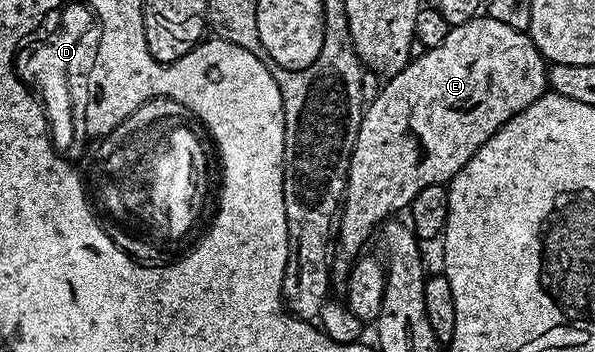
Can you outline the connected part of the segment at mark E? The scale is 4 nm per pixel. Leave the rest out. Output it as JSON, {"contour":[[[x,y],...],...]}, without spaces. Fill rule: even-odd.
{"contour":[[[478,17],[476,19],[468,19],[465,23],[459,23],[450,26],[447,37],[443,37],[443,45],[435,45],[434,47],[422,50],[422,55],[414,58],[410,63],[399,72],[398,75],[388,76],[387,82],[382,86],[379,97],[375,97],[373,103],[368,104],[364,108],[362,124],[359,125],[359,137],[355,141],[355,149],[351,153],[351,165],[349,166],[349,179],[345,183],[345,197],[343,206],[339,211],[339,226],[337,231],[337,247],[341,250],[341,255],[345,259],[333,259],[331,263],[334,272],[348,272],[350,261],[358,258],[362,254],[365,242],[369,239],[369,234],[376,232],[396,211],[404,212],[408,208],[409,203],[415,197],[415,193],[420,193],[423,189],[427,189],[427,185],[435,185],[436,183],[448,184],[449,180],[459,173],[459,169],[463,169],[467,165],[467,161],[471,161],[471,157],[484,145],[492,135],[501,128],[507,121],[511,121],[511,117],[515,117],[523,109],[527,109],[527,105],[534,103],[540,95],[546,94],[547,91],[547,60],[532,39],[524,31],[516,31],[510,29],[507,25],[501,24],[488,17]]]}

